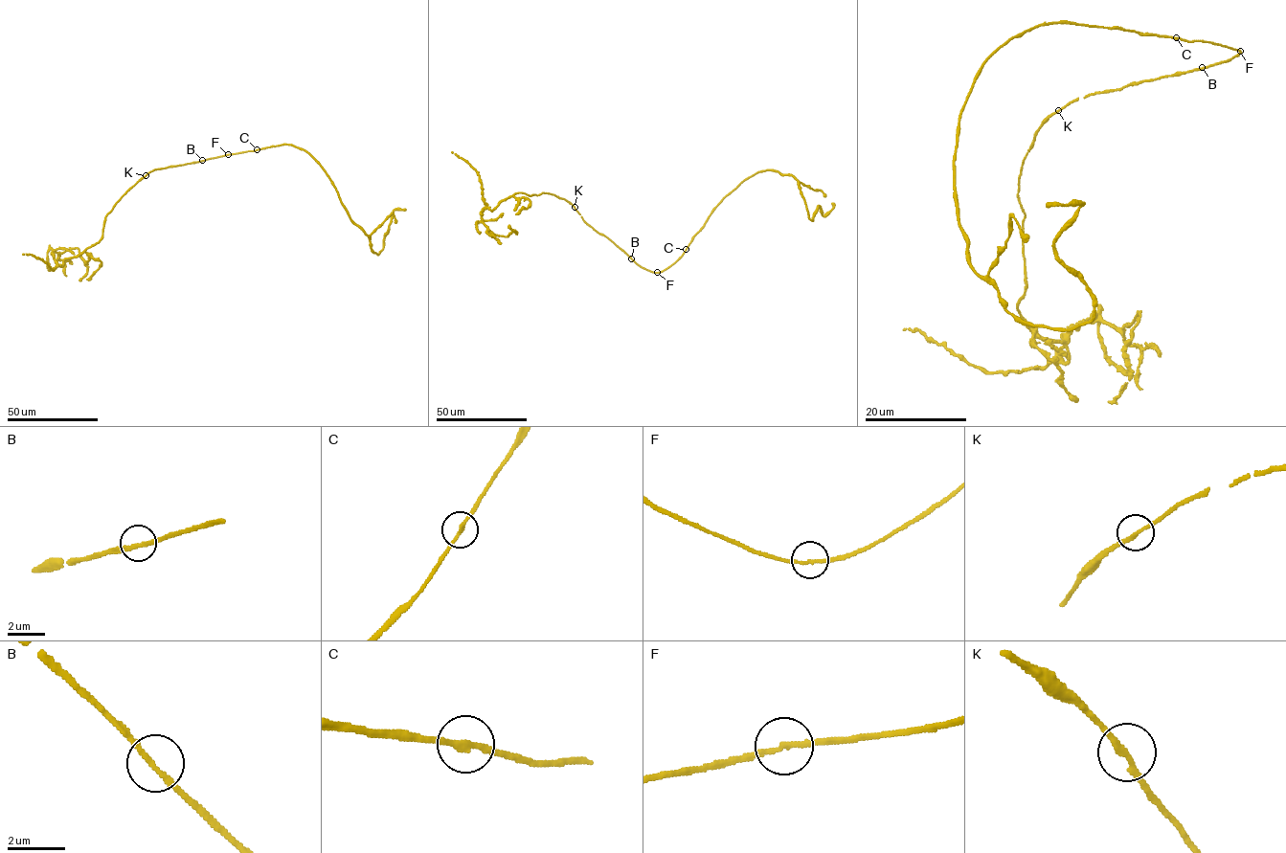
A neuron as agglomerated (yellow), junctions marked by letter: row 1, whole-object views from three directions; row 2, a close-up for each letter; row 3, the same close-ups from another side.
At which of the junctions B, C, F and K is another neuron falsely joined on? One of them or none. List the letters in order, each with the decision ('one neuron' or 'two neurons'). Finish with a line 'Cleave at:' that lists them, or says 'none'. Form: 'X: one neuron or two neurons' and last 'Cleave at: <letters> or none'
B: one neuron
C: one neuron
F: one neuron
K: one neuron
Cleave at: none

